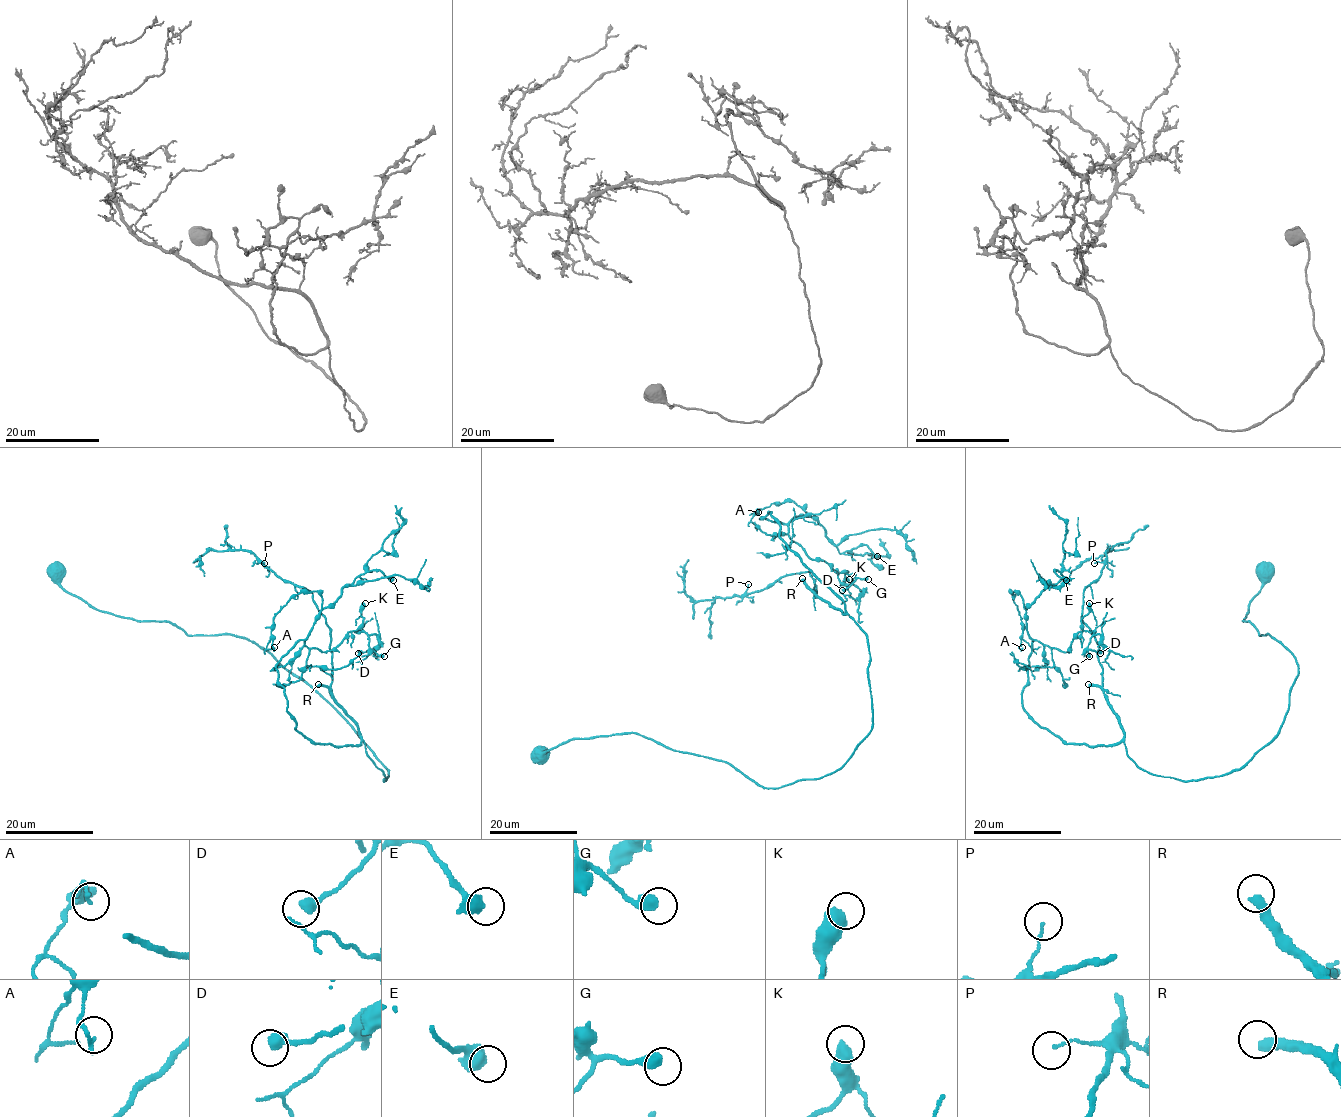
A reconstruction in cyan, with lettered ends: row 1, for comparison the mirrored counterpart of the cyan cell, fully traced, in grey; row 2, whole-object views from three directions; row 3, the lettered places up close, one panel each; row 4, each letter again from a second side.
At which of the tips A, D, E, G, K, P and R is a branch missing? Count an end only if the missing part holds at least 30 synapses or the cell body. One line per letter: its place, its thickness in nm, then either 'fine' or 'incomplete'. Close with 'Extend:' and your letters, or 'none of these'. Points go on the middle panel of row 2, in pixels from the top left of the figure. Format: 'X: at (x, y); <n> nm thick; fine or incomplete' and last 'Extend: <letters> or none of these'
A: at (758, 512); 140 nm thick; fine
D: at (842, 590); 440 nm thick; fine
E: at (877, 556); 600 nm thick; fine
G: at (868, 579); 440 nm thick; fine
K: at (849, 579); 550 nm thick; fine
P: at (748, 584); 100 nm thick; fine
R: at (802, 578); 400 nm thick; incomplete
Extend: R

